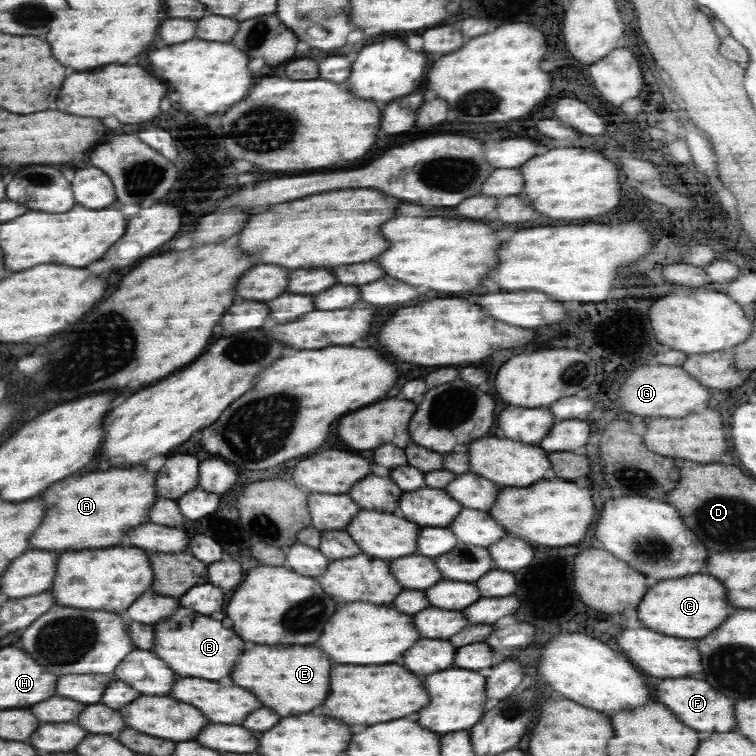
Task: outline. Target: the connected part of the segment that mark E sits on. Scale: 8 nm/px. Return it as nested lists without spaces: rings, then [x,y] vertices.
[[[256,644],[252,650],[244,652],[234,684],[242,688],[252,688],[264,706],[272,708],[280,716],[296,716],[320,706],[328,694],[328,676],[330,676],[330,658],[316,646],[266,646]]]

